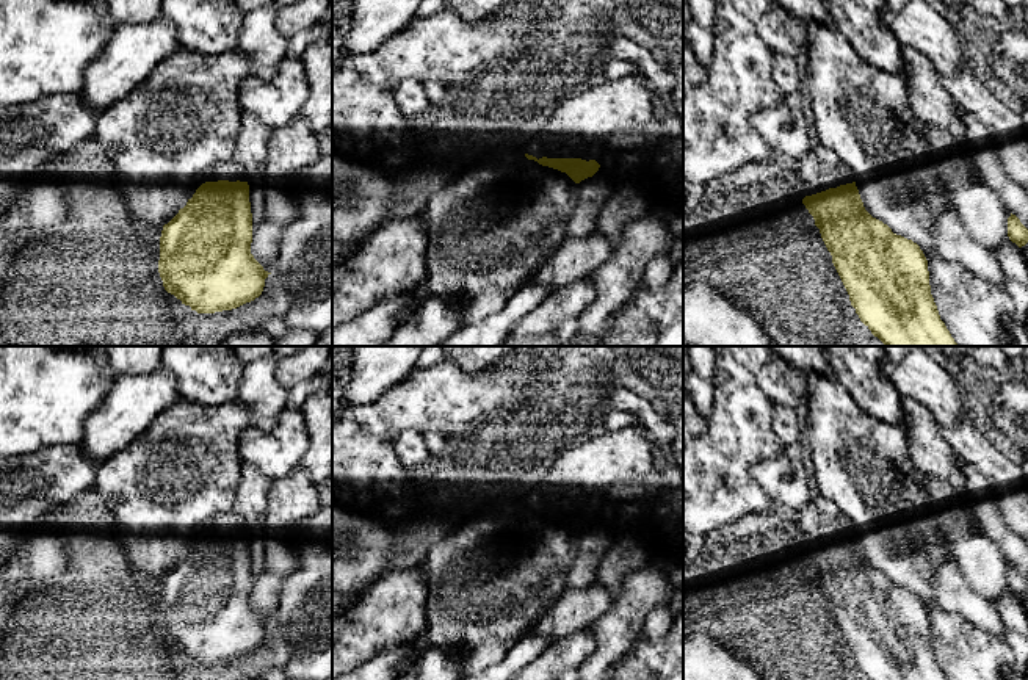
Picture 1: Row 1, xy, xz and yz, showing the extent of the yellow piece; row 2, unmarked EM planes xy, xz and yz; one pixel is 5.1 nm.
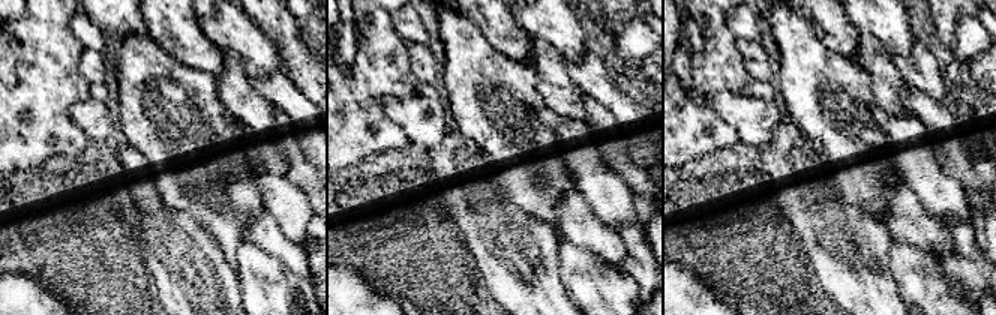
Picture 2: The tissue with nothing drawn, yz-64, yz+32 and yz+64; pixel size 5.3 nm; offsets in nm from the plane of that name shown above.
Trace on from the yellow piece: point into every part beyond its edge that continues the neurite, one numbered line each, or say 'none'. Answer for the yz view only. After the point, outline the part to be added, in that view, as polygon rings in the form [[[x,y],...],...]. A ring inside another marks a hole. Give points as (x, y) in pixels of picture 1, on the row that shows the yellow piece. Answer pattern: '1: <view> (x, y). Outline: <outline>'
1: yz (820, 168). Outline: [[[823,144],[810,146],[798,160],[796,171],[801,177],[805,196],[854,182],[852,171],[834,150]]]

